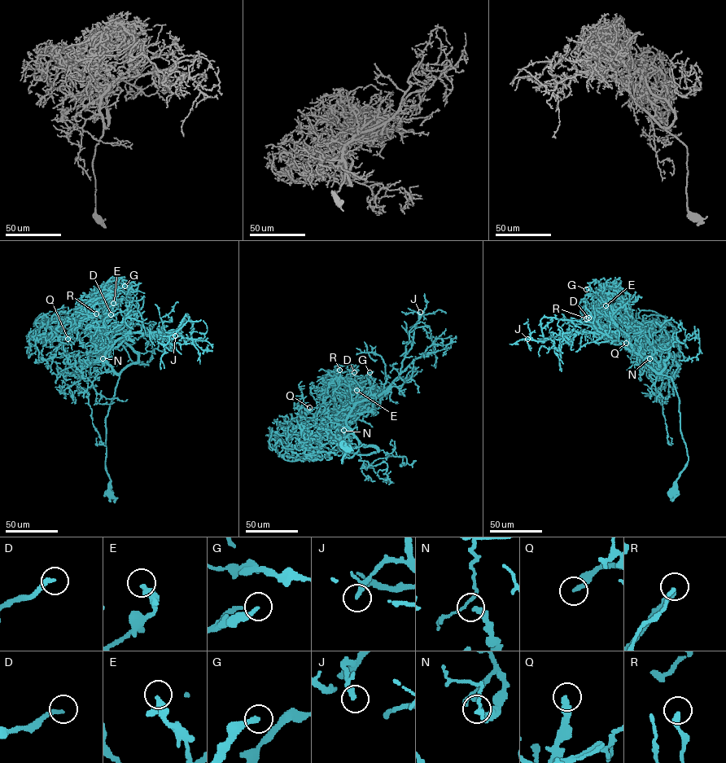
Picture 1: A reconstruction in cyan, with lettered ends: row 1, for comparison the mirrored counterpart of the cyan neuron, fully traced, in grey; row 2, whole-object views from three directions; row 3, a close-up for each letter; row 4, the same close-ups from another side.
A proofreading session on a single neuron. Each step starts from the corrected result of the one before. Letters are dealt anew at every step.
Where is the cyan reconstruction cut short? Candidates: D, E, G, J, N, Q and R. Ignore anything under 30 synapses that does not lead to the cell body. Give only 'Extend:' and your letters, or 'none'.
Extend: G, J, Q

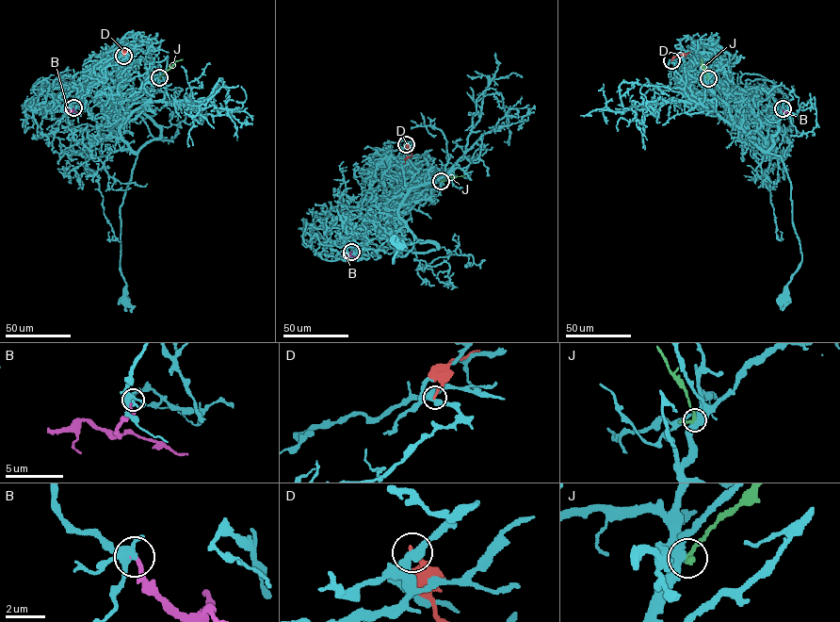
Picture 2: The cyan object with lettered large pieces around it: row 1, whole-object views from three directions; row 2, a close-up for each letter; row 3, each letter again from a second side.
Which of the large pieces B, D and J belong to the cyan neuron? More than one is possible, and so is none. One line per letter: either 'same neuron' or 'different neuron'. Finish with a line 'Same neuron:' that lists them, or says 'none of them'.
B: same neuron
D: different neuron
J: different neuron
Same neuron: B

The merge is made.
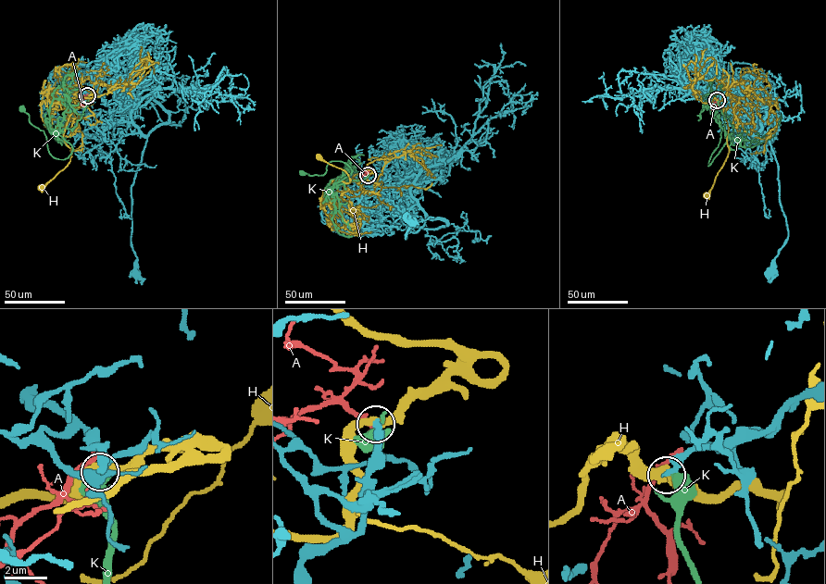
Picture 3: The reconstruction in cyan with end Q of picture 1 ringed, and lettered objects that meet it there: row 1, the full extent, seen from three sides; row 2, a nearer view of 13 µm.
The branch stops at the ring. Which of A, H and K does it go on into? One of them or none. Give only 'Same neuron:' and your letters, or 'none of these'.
Same neuron: none of these

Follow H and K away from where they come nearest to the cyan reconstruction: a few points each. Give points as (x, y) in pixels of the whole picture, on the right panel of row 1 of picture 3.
H: (717, 99), (723, 101), (729, 153), (709, 193), (707, 194)
K: (718, 99), (725, 133), (730, 137), (708, 166), (721, 138), (718, 117)

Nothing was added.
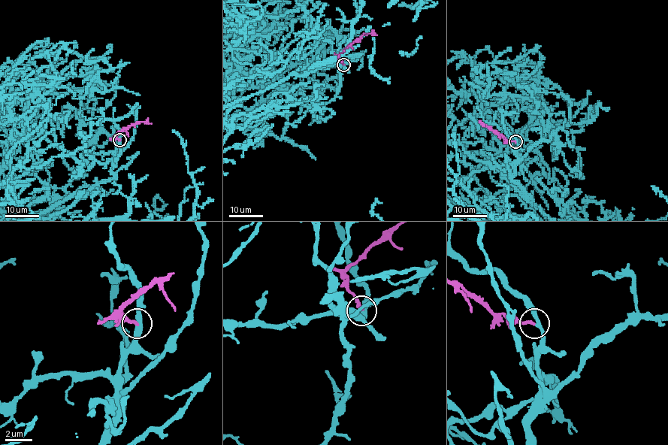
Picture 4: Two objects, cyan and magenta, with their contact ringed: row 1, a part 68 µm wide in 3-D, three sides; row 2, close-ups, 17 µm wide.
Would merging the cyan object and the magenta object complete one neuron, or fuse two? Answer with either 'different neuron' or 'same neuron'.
same neuron

